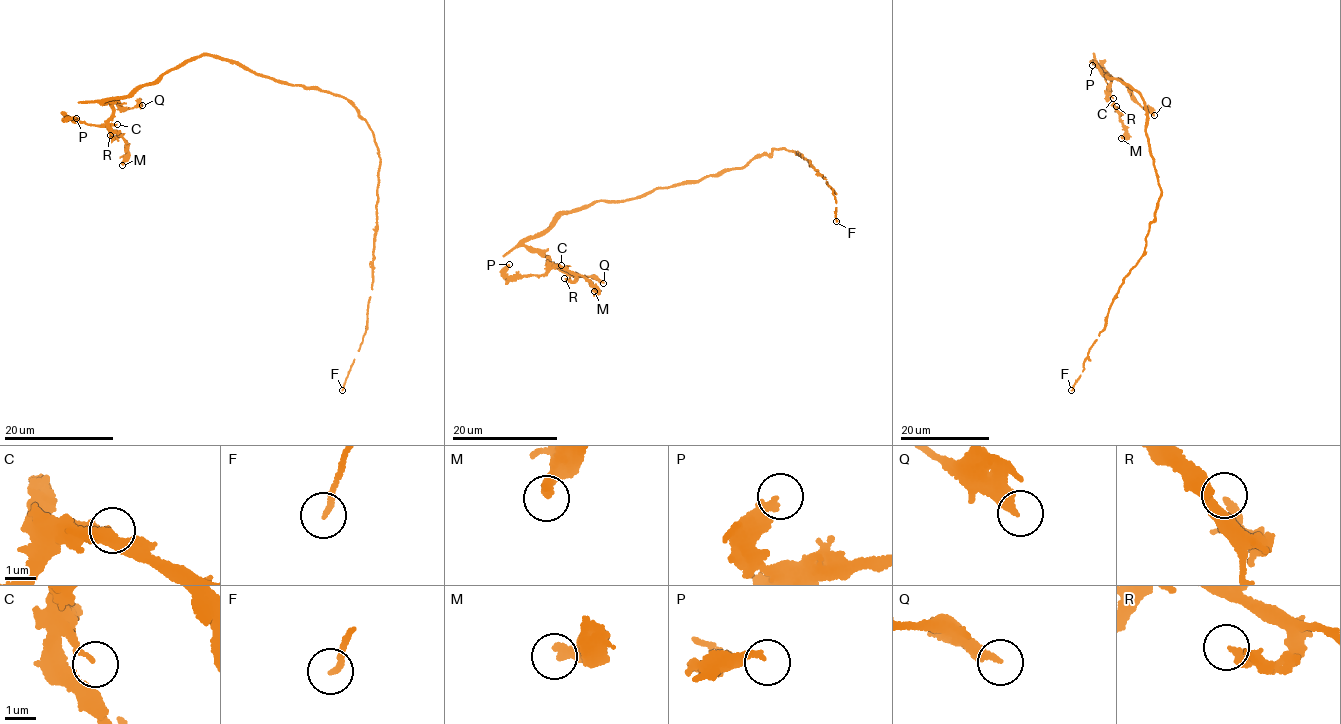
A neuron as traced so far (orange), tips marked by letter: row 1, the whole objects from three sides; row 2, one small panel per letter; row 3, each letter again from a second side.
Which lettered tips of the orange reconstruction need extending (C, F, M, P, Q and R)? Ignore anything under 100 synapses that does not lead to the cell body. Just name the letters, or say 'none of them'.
none of them

